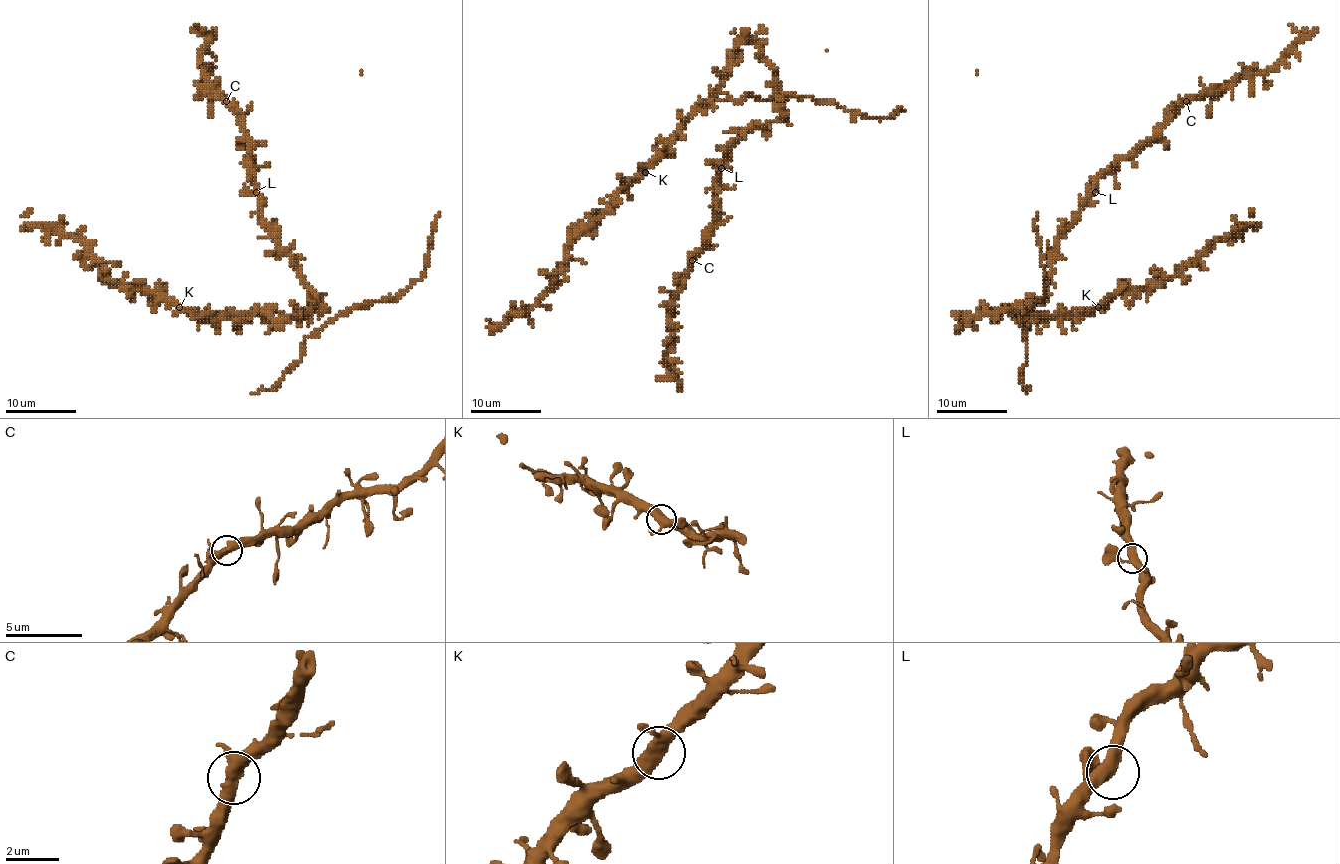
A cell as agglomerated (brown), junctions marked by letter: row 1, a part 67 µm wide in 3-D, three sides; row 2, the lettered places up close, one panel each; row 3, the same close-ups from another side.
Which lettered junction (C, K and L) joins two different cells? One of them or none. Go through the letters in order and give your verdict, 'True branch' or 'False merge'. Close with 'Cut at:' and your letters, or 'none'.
C: True branch
K: True branch
L: True branch
Cut at: none

